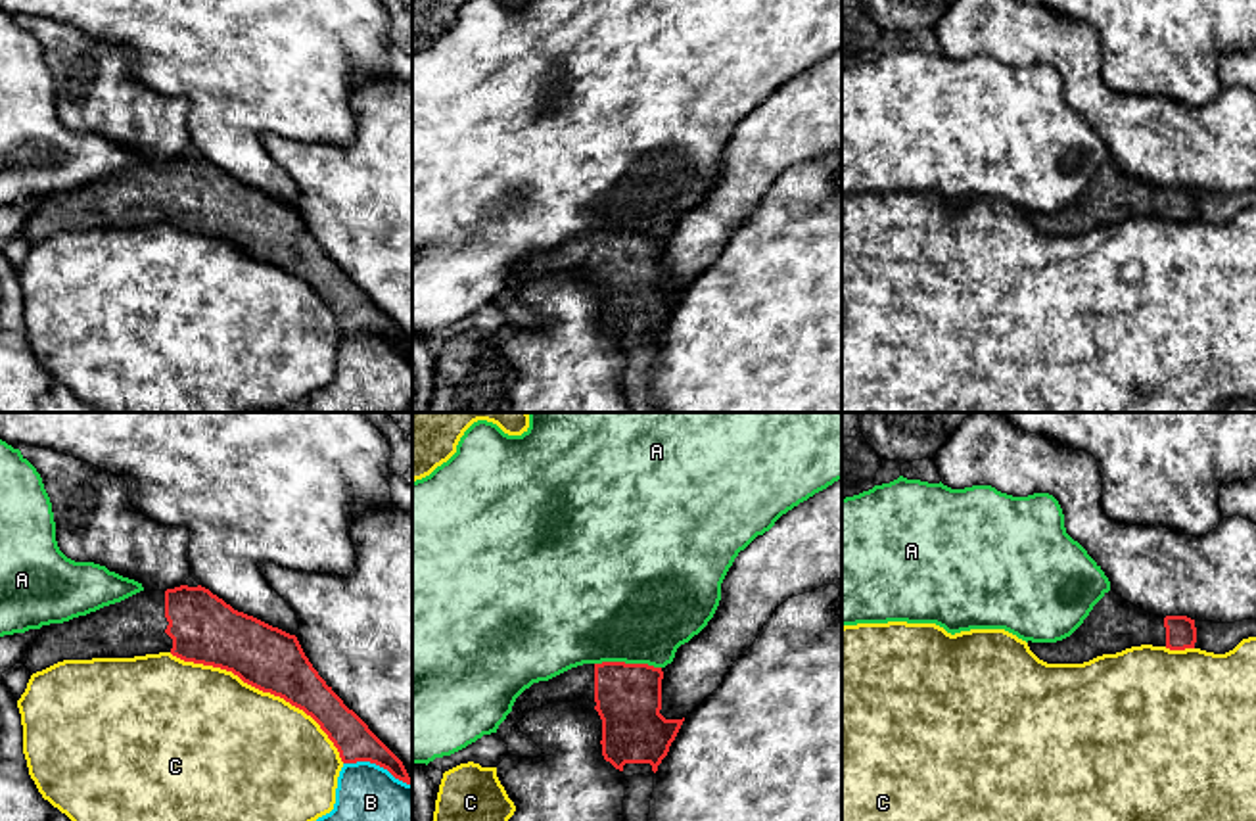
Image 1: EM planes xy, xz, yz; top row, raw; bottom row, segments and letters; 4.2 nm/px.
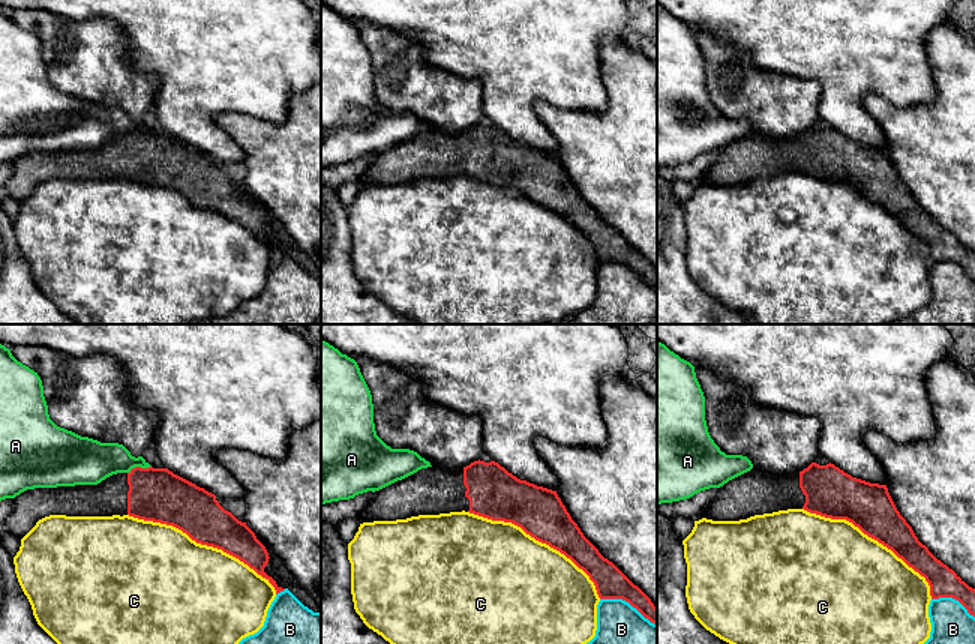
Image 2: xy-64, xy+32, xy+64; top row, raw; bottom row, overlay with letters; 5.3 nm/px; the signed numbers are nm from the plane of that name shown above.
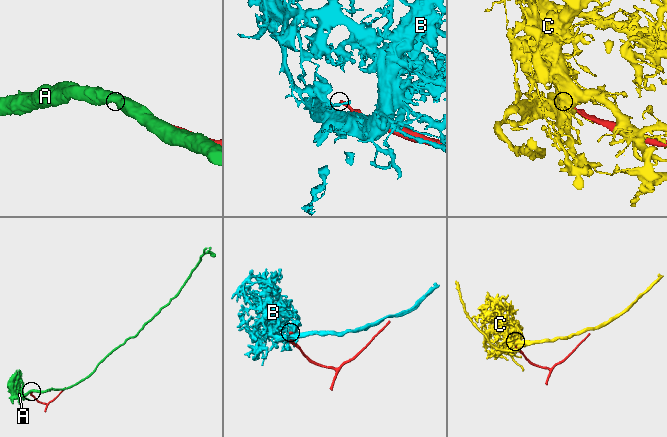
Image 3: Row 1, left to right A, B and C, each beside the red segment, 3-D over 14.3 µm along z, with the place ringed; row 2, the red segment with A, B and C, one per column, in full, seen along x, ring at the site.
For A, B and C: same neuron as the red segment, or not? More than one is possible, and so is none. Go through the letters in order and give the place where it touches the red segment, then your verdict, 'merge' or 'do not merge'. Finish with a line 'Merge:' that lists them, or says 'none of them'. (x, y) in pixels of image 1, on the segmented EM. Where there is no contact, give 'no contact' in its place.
A: xz (628, 664) | do not merge
B: xy (378, 764) | do not merge
C: xy (263, 691) | do not merge
Merge: none of them

